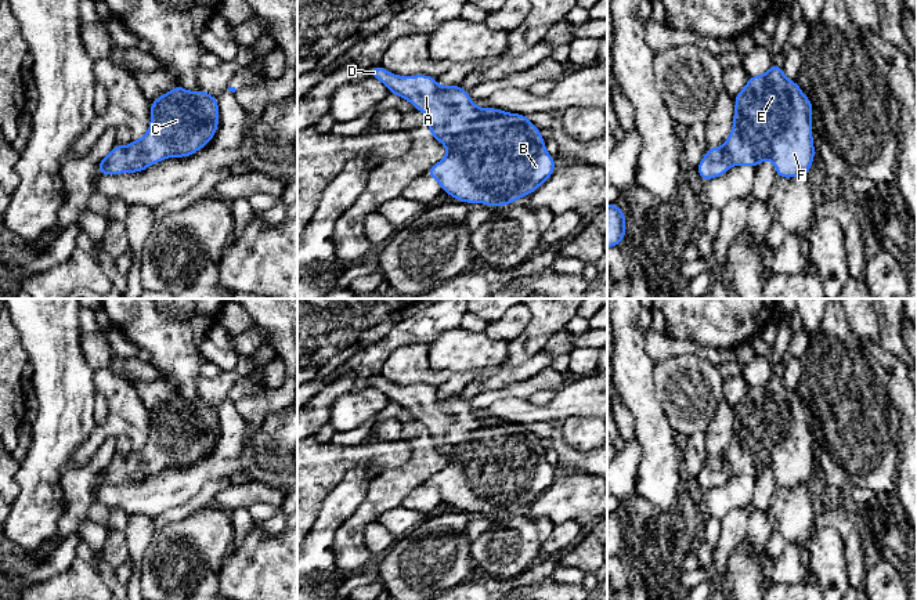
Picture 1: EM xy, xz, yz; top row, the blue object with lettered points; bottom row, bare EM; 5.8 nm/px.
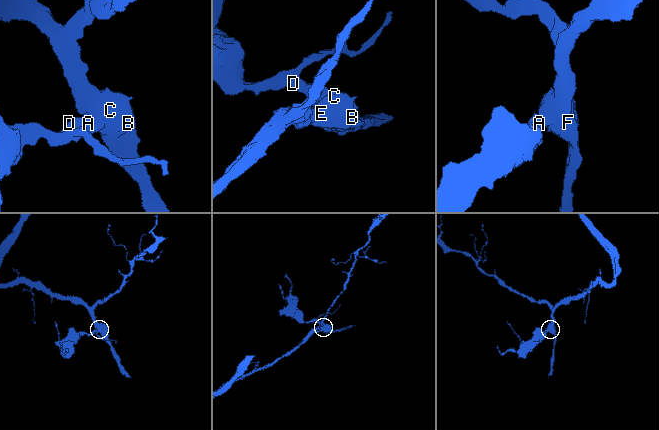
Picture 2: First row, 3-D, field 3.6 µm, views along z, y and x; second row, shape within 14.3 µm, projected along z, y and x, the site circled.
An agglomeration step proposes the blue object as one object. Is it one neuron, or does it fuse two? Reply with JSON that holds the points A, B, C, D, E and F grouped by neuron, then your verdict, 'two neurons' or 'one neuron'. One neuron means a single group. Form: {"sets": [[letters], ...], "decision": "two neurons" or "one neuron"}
{"sets": [["A", "B", "C", "D", "E", "F"]], "decision": "one neuron"}

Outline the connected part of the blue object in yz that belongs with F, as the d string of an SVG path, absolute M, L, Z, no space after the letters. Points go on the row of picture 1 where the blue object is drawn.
M773 62L766 73L750 76L744 88L734 95L733 127L722 147L708 148L696 167L704 182L722 177L732 166L757 169L762 160L773 162L777 178L794 178L811 173L816 148L813 145L813 124L811 115L815 111L811 100L802 93L798 82L784 76L783 68Z

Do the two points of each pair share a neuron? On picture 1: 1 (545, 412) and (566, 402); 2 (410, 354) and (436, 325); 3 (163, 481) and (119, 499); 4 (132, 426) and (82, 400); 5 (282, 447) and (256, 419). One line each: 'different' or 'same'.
1: same
2: different
3: same
4: different
5: different

